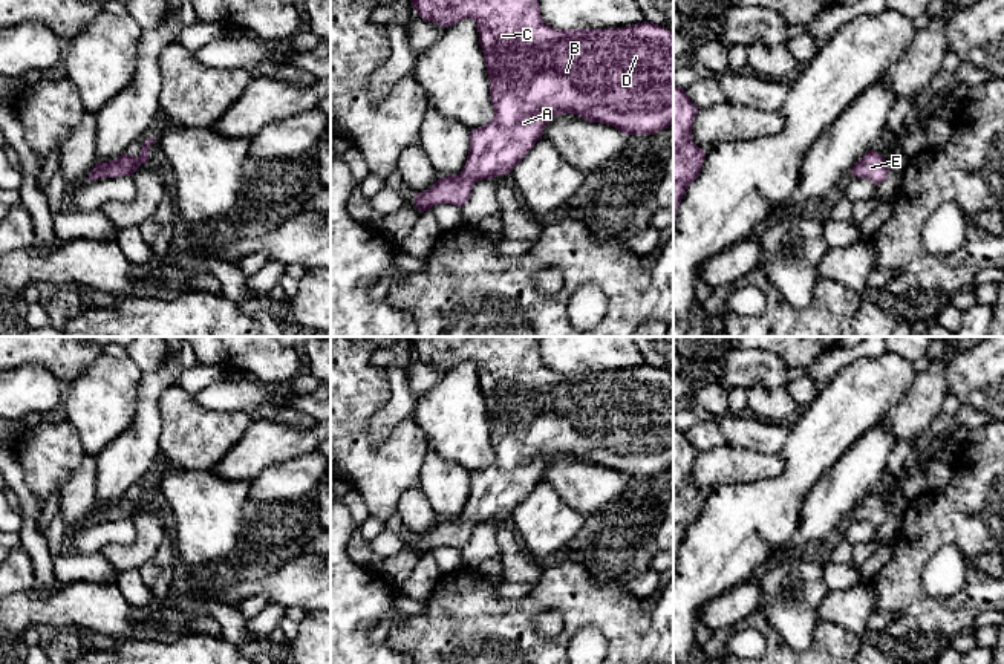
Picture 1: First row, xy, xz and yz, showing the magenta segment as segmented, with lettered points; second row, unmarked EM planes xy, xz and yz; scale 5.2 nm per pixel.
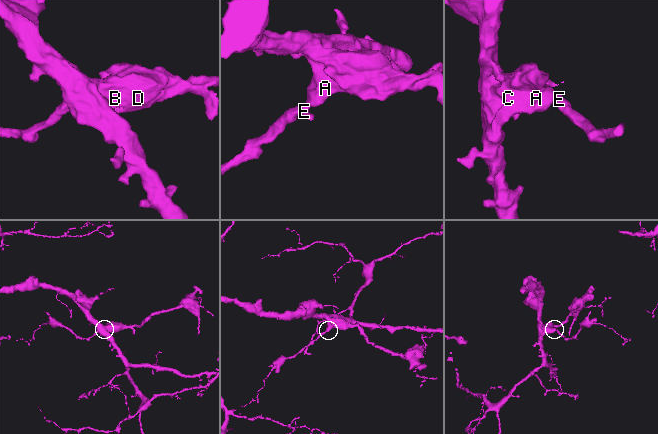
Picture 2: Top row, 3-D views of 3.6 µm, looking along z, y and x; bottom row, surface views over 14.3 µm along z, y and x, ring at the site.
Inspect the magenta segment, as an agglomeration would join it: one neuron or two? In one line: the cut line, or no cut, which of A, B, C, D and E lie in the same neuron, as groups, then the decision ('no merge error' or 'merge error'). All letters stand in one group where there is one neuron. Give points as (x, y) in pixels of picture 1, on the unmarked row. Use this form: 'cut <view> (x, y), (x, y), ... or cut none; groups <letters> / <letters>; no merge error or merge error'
cut none; groups A B C D E; no merge error

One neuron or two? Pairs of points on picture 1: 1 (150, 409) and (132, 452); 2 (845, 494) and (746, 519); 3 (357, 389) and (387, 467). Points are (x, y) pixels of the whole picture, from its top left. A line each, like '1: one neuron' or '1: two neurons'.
1: one neuron
2: two neurons
3: one neuron

